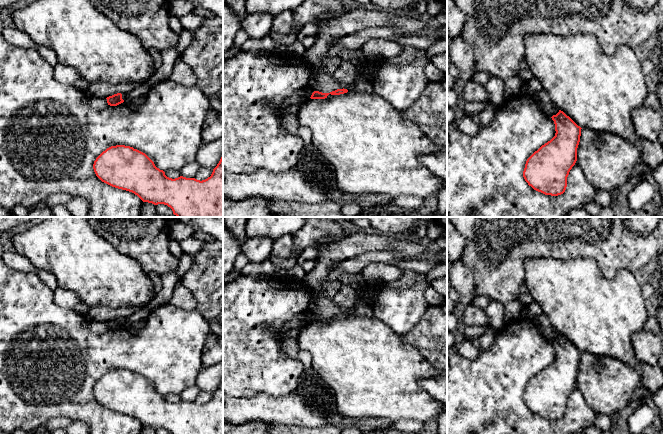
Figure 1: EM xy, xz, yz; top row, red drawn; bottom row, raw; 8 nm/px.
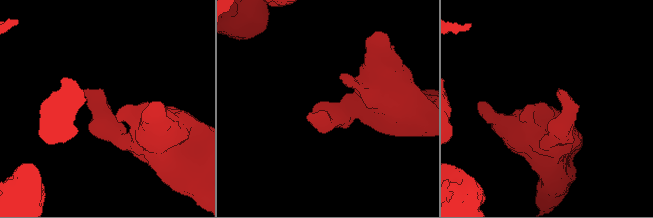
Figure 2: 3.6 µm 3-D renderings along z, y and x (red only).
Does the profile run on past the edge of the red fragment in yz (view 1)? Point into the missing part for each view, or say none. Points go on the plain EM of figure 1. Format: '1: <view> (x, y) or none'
1: none

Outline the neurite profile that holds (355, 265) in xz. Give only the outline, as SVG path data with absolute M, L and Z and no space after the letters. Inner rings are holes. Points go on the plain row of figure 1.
M388 251L368 252L354 258L343 260L340 265L329 274L328 280L336 281L342 274L361 274L366 265L372 262L384 262L393 264L397 261L410 259L427 260L431 254L424 254L418 257L403 256L398 253Z

